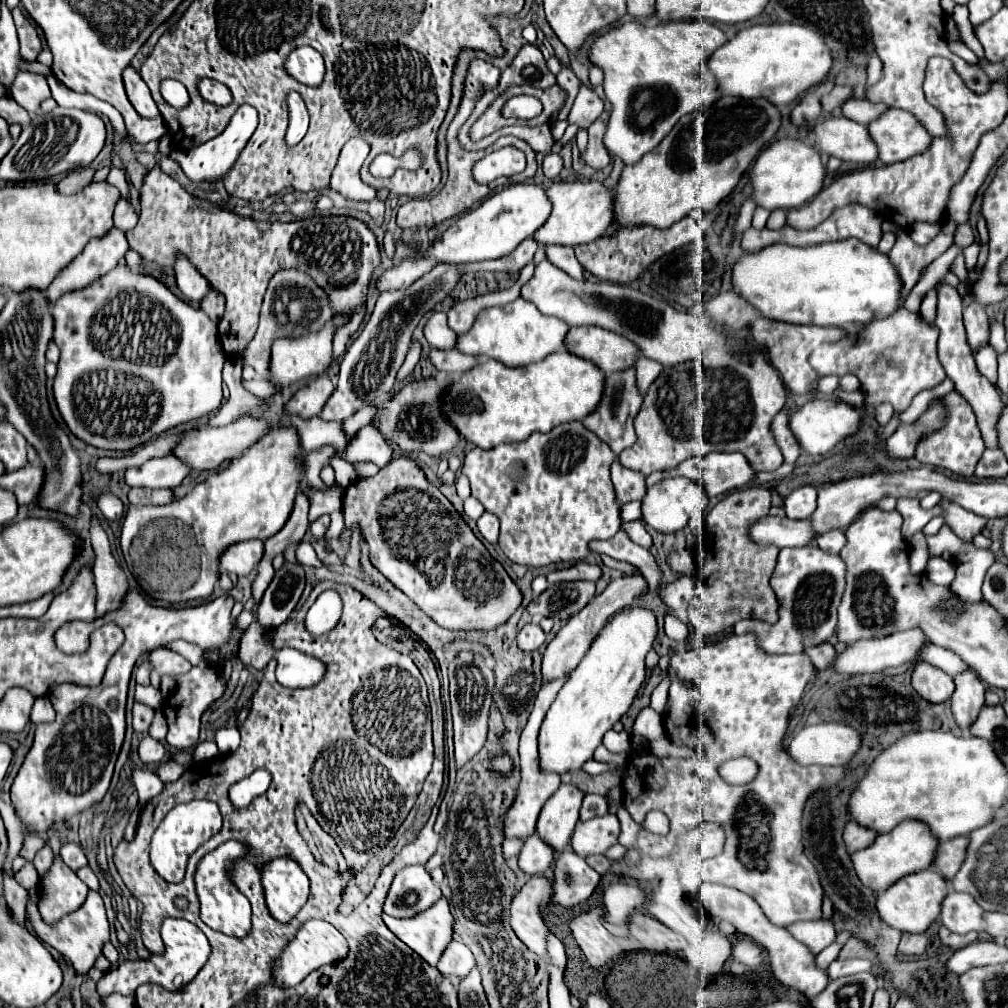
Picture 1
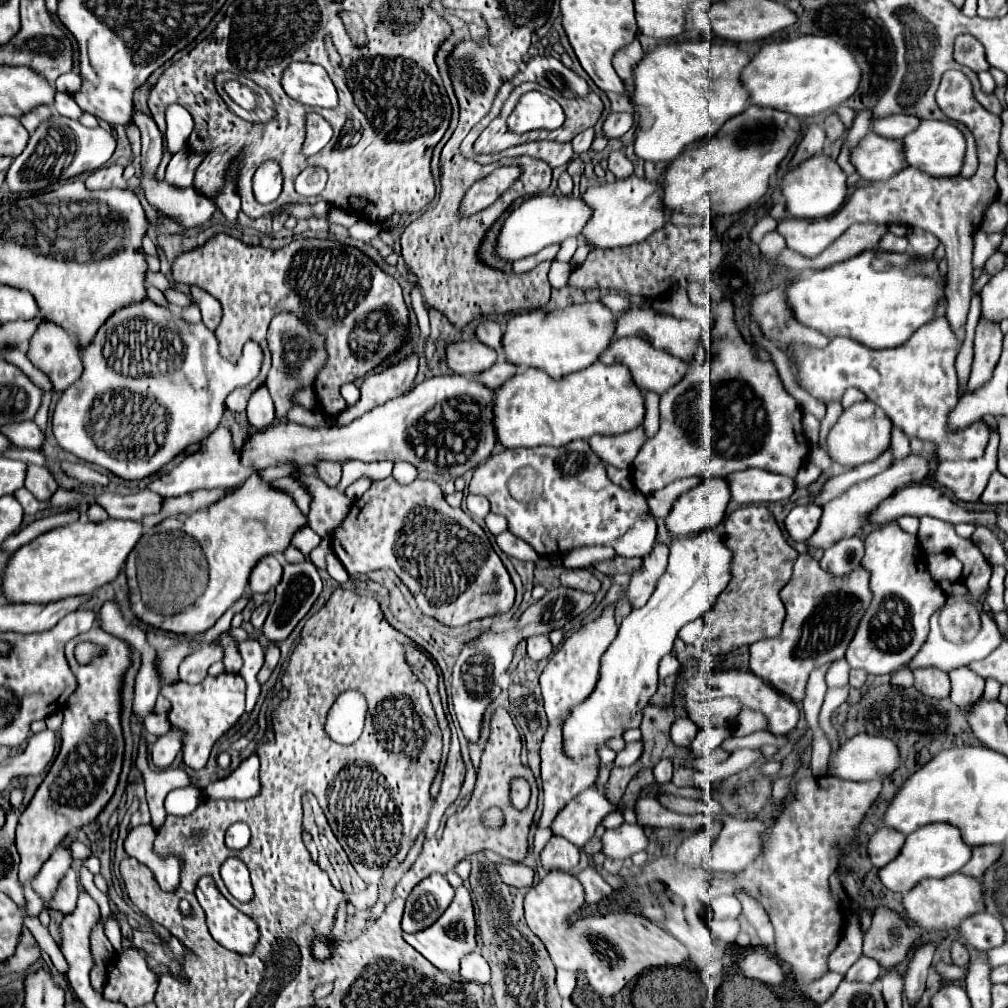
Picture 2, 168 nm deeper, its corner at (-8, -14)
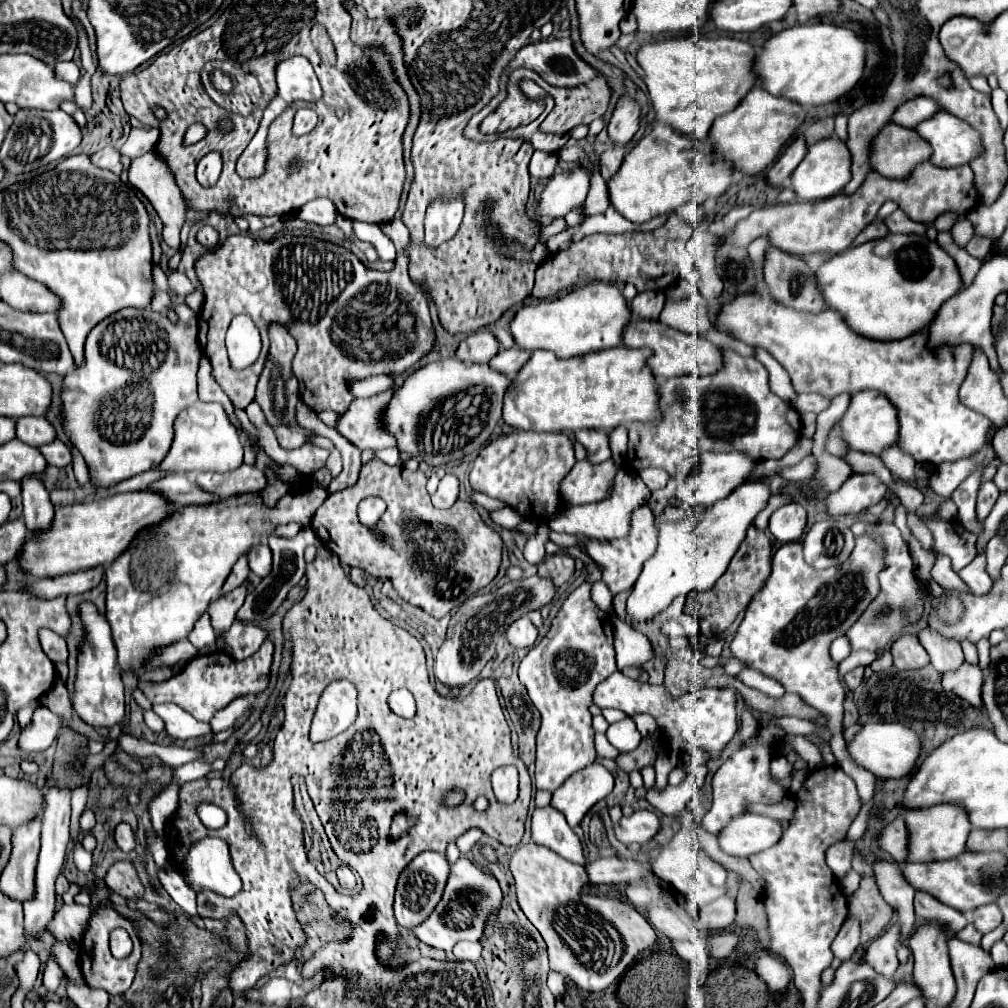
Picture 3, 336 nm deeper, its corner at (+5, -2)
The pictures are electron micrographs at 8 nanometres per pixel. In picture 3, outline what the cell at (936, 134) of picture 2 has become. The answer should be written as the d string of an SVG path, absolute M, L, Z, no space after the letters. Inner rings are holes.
M938 111L916 125L916 135L932 149L930 163L936 167L958 167L982 153L980 135L962 119Z

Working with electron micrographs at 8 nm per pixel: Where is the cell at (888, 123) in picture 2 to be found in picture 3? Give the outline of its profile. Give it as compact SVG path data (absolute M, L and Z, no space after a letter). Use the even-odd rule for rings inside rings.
M916 97L910 101L904 101L900 107L896 107L896 111L892 113L892 121L896 121L900 127L916 127L920 121L928 119L928 115L934 115L936 111L940 111L938 103L934 103L932 99L926 97Z

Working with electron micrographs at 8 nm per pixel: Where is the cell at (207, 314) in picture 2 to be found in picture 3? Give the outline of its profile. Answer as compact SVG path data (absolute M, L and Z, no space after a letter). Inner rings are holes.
M150 151L150 153L144 153L142 157L136 157L132 159L130 167L128 167L128 185L132 185L134 189L138 189L150 203L152 207L156 209L158 217L162 219L164 223L164 229L162 229L162 239L178 249L178 252L168 261L168 267L172 270L176 270L180 259L182 257L180 231L182 231L182 225L186 221L186 213L188 213L188 201L184 199L184 193L180 191L170 167L164 163L164 159L156 153L156 151Z

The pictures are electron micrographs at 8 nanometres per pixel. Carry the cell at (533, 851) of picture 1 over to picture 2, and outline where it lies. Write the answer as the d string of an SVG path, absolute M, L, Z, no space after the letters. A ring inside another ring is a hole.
M553 835L541 851L541 863L545 871L551 871L553 867L561 871L571 871L573 867L577 867L579 859L581 859L579 847L575 847L573 843L559 835Z

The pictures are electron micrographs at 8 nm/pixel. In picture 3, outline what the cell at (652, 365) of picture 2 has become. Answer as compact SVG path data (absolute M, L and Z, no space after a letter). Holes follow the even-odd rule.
M638 319L638 321L628 323L628 327L624 327L624 333L622 333L622 345L630 347L630 349L648 347L652 351L652 355L648 357L648 367L654 373L656 383L662 383L668 377L680 377L680 375L688 375L688 373L712 375L720 367L720 353L714 343L710 343L698 335L692 335L692 333L676 331L660 321Z

